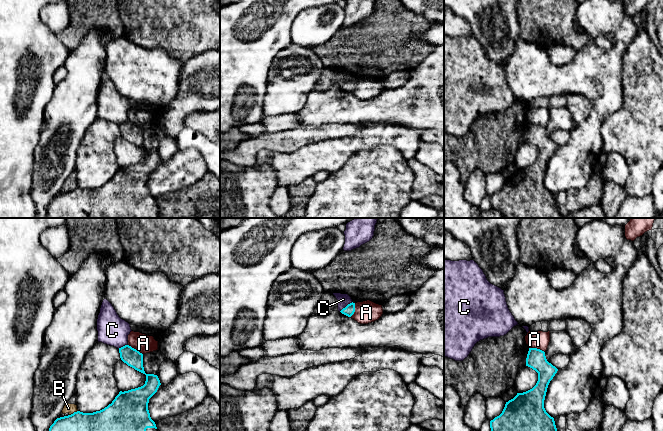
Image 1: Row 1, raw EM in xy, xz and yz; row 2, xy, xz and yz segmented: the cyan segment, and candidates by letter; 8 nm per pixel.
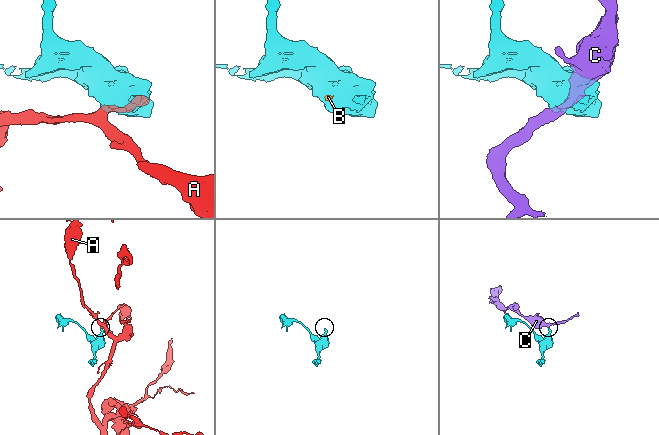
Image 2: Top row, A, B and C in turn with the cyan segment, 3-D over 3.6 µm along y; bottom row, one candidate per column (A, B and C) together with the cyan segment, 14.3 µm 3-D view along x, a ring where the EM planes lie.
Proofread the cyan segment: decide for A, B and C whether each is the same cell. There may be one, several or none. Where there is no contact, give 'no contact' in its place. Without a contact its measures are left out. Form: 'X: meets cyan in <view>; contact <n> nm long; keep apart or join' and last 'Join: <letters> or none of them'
A: meets cyan in yz; contact 130 nm long; keep apart
B: meets cyan in xy; contact 80 nm long; keep apart
C: meets cyan in xz; contact 130 nm long; keep apart
Join: none of them

